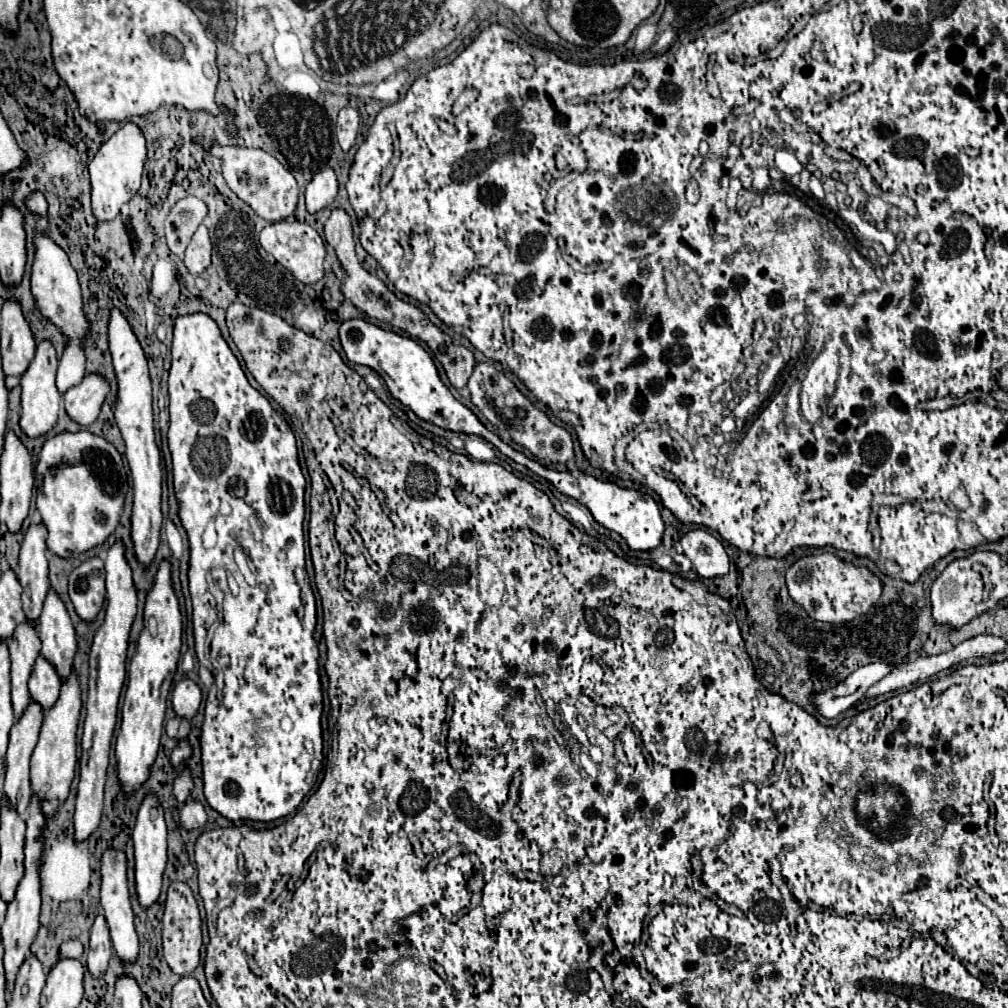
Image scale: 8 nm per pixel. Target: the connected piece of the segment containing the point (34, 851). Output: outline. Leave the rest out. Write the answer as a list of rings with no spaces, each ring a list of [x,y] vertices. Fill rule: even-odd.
[[[32,797],[28,807],[28,819],[26,819],[28,831],[26,831],[26,873],[24,881],[20,881],[20,889],[16,891],[16,897],[12,903],[8,903],[6,921],[2,925],[2,945],[4,945],[4,969],[6,969],[6,993],[12,993],[14,981],[18,975],[20,965],[30,955],[30,945],[36,939],[38,933],[38,913],[40,913],[40,879],[38,879],[38,865],[40,865],[40,853],[42,853],[42,841],[40,841],[40,829],[44,827],[44,817],[40,817],[40,805],[36,805],[36,797]]]

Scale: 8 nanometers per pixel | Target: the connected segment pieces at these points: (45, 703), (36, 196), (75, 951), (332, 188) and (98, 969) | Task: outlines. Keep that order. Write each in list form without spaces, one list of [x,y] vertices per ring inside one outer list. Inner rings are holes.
[[[42,657],[36,659],[32,677],[28,681],[28,689],[30,699],[38,703],[44,713],[58,701],[60,677],[56,677],[56,669],[52,669],[52,665],[48,665],[48,661],[44,661]]]
[[[32,191],[32,193],[26,197],[24,205],[26,205],[26,209],[28,209],[30,213],[34,213],[34,215],[40,217],[40,219],[44,219],[44,217],[48,215],[48,201],[46,201],[44,193],[40,193],[40,191]]]
[[[70,939],[60,945],[60,959],[80,959],[80,955],[82,955],[82,943],[78,939]]]
[[[330,167],[314,173],[312,181],[306,187],[306,209],[308,209],[308,213],[316,213],[316,211],[330,207],[336,193],[338,193],[338,181],[336,181],[336,175]]]
[[[96,917],[90,933],[90,951],[88,951],[88,971],[94,979],[106,973],[108,961],[112,957],[112,941],[108,937],[108,927],[104,917]]]

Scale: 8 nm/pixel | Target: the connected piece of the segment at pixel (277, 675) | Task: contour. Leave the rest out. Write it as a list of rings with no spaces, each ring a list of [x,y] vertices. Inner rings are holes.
[[[204,313],[182,315],[174,321],[168,393],[168,447],[172,453],[174,493],[178,499],[178,517],[188,533],[190,545],[188,589],[194,607],[194,647],[200,665],[216,679],[206,699],[206,719],[200,737],[204,795],[210,807],[230,821],[270,823],[296,811],[314,787],[316,777],[312,763],[322,763],[324,759],[320,727],[322,685],[318,675],[318,645],[314,639],[317,608],[304,569],[304,493],[307,482],[300,471],[296,439],[286,419],[248,383],[238,359],[222,339],[218,325]],[[202,443],[208,449],[206,461],[202,457]],[[238,546],[256,565],[254,587],[248,585],[234,562],[233,552]],[[216,565],[226,566],[236,579],[240,588],[238,597],[228,591],[224,595],[218,591],[214,581],[206,581],[210,567]]]

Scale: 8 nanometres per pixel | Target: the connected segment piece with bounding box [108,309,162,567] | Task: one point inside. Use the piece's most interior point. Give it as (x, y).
(133, 410)

